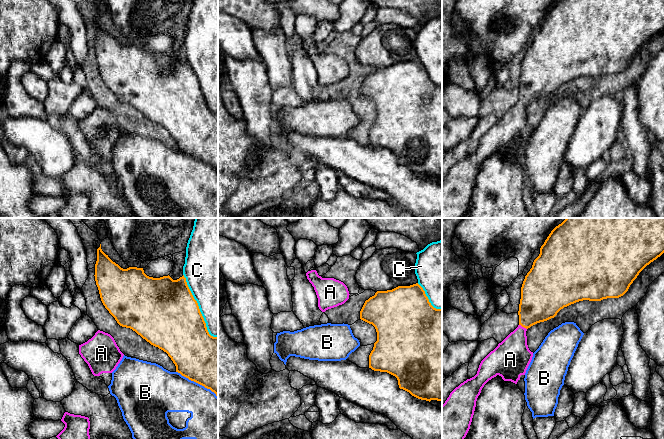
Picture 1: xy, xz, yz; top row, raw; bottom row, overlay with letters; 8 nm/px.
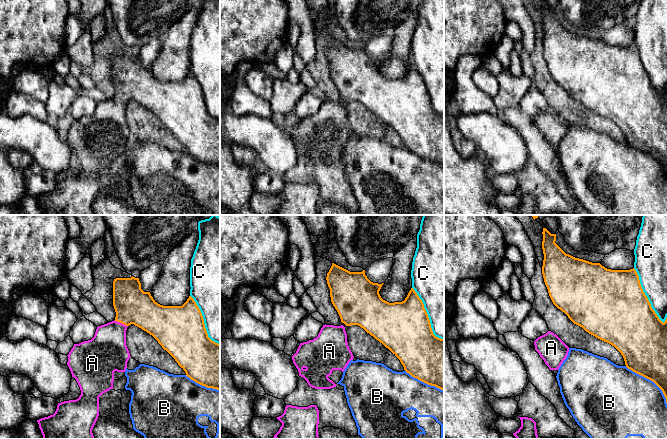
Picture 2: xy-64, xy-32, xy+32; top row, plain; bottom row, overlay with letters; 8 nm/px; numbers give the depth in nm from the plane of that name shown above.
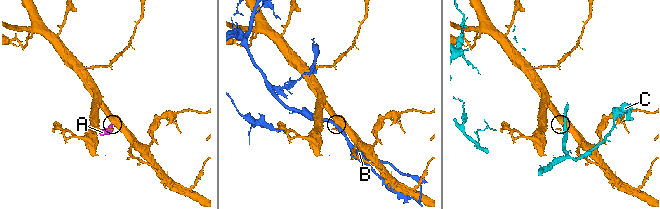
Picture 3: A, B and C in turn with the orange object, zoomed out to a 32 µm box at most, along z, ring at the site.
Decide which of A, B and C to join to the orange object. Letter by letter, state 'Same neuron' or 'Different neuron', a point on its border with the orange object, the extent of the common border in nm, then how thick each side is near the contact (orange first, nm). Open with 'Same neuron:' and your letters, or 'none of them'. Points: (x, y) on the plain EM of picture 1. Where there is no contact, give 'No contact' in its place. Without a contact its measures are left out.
Same neuron: A
A: Same neuron. Touches orange at yz (523, 102). Shared border 80 nm. Thickness 320 nm (orange) against 280 nm
B: Different neuron. Touches orange at xy (197, 158). Shared border 400 nm. Thickness 440 nm (orange) against 320 nm
C: Different neuron. Touches orange at xy (198, 84). Shared border 600 nm. Thickness 500 nm (orange) against 440 nm

